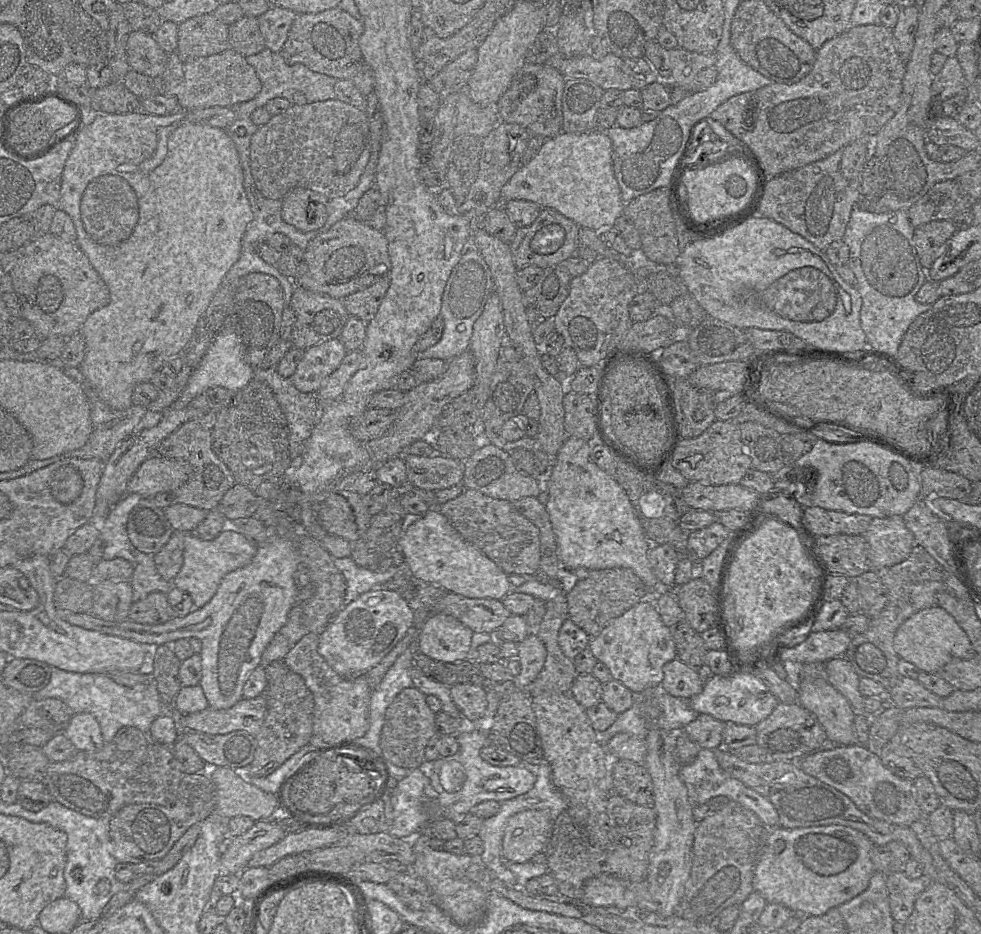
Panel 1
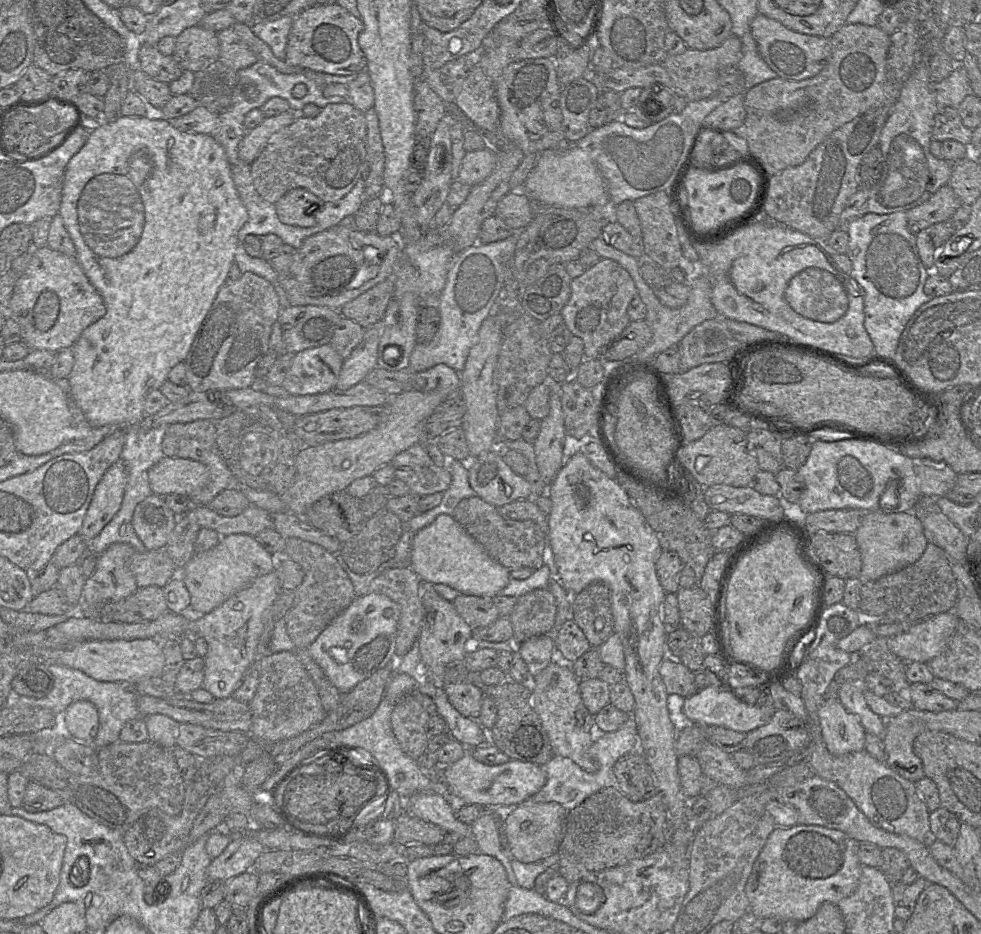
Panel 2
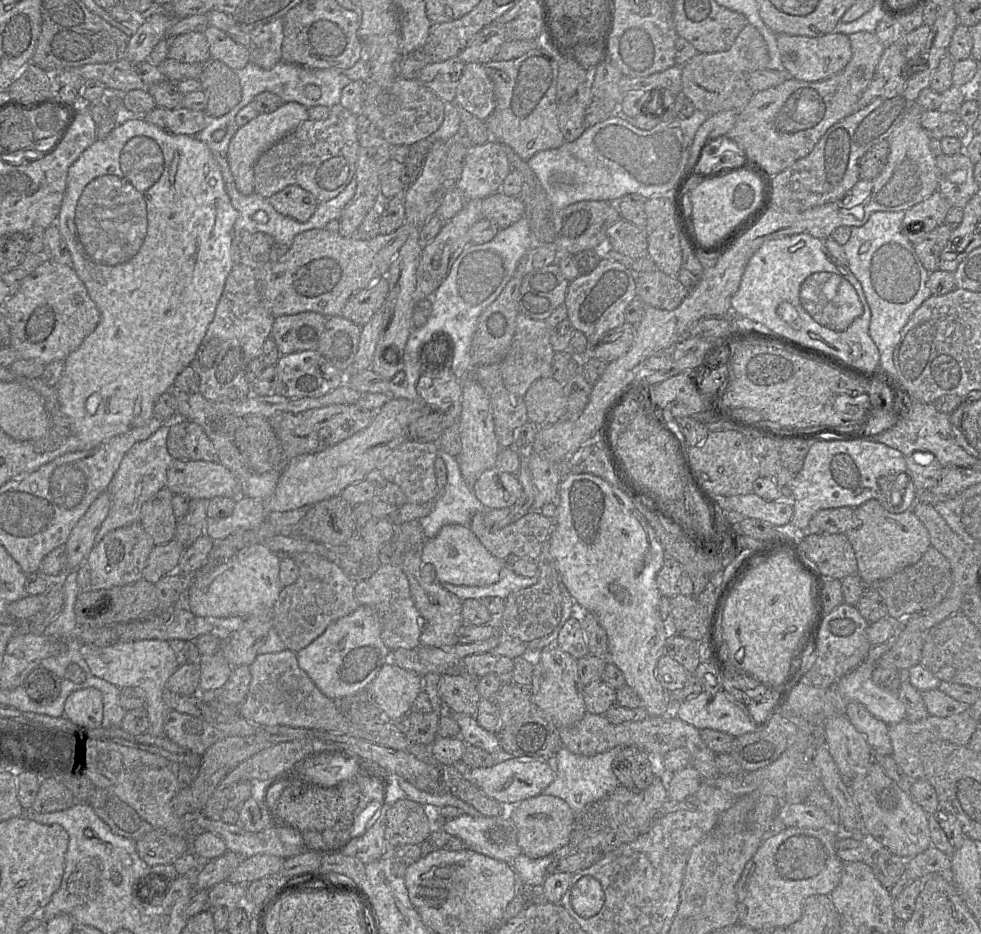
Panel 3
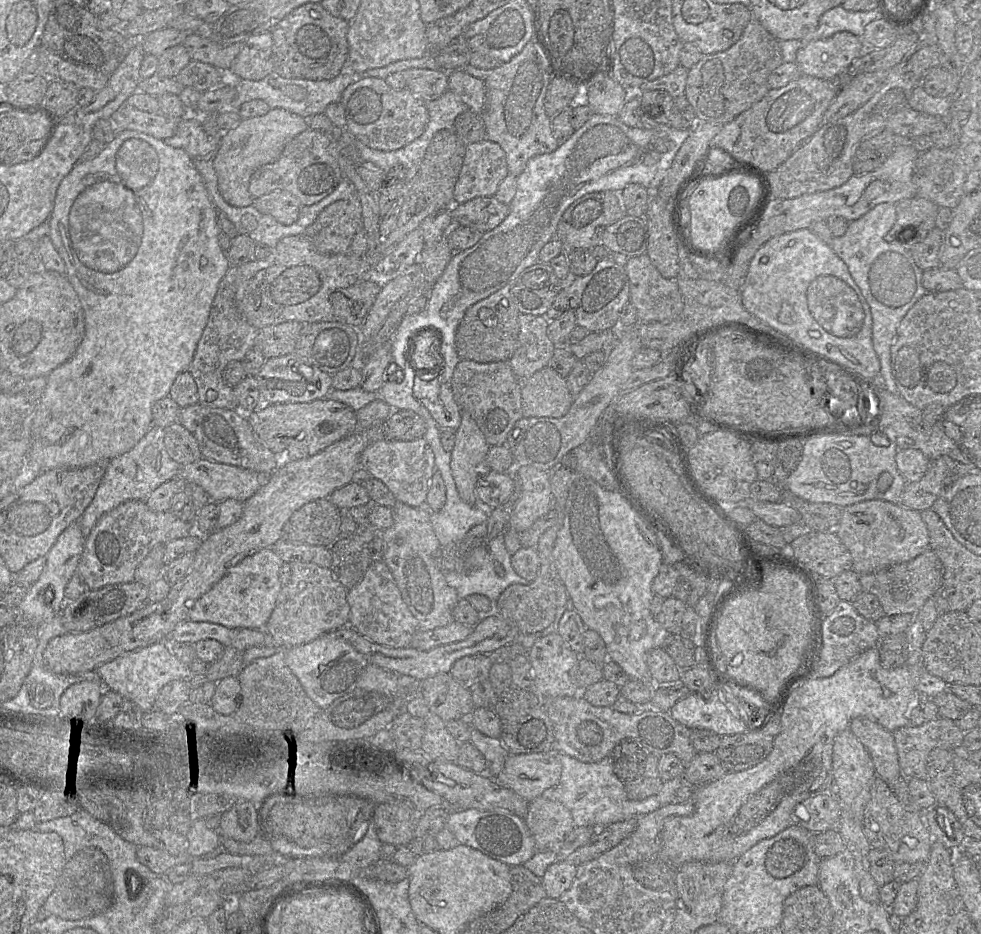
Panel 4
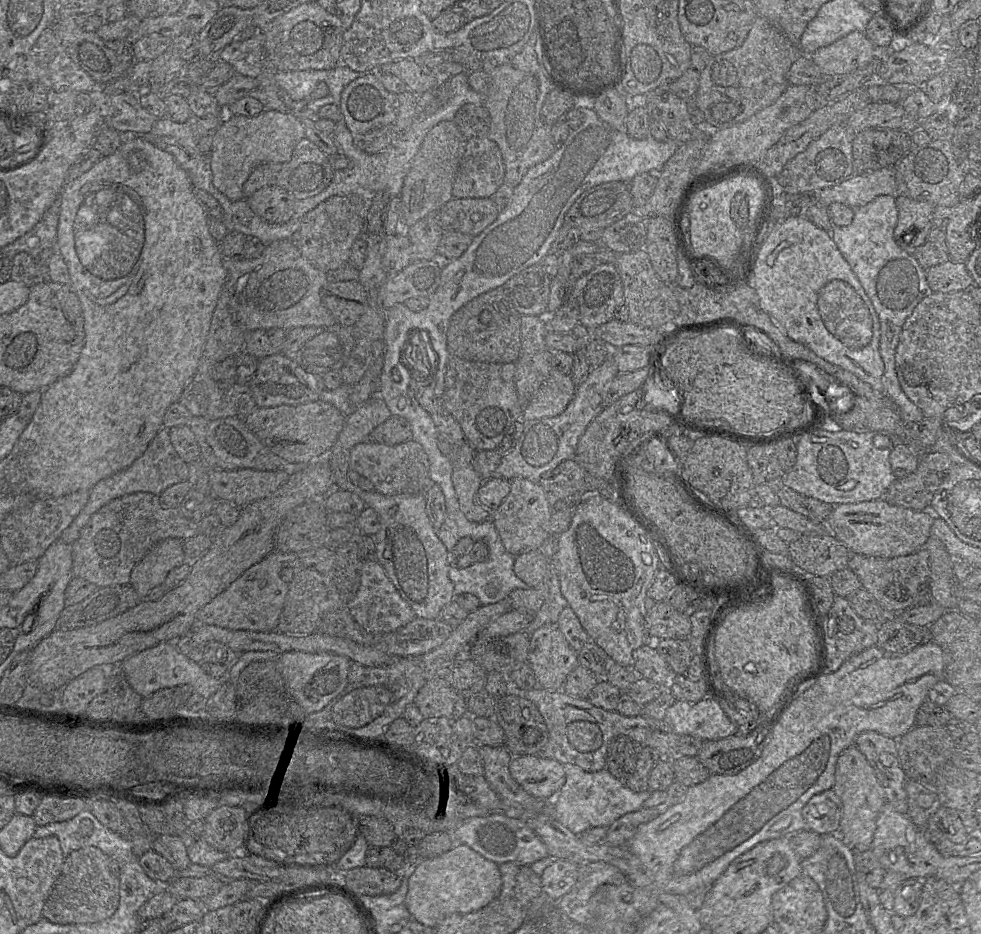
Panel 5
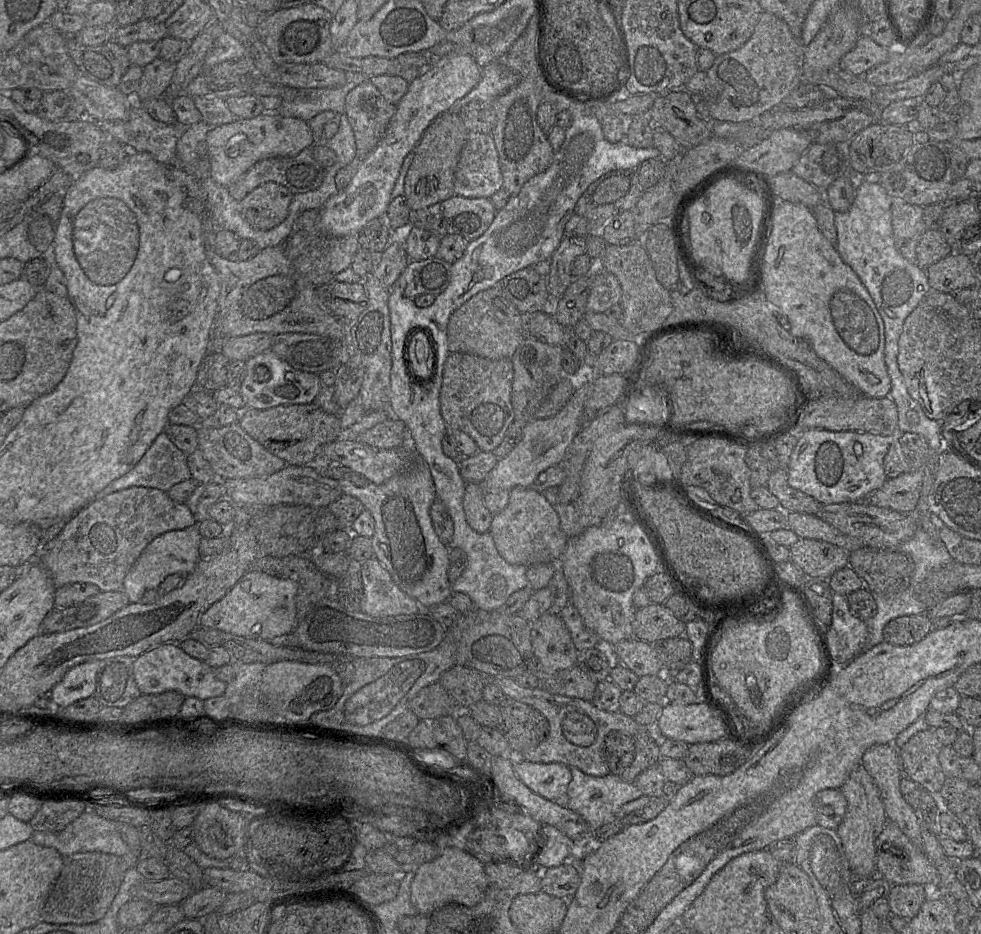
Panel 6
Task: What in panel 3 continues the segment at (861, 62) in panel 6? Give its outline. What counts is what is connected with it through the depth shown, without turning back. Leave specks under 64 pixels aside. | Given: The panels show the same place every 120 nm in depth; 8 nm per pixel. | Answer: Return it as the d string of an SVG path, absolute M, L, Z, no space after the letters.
M836 32L818 37L777 34L777 46L783 66L790 77L807 82L834 76L845 68L852 56L849 36Z

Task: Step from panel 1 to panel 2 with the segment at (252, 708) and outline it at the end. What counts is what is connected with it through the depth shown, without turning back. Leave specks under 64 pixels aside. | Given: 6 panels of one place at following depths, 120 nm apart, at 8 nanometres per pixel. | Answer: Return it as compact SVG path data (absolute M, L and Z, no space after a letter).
M177 694L170 698L158 698L149 695L138 695L137 707L142 716L151 714L167 715L180 723L200 725L205 728L221 730L225 732L242 732L250 735L251 711L248 703L240 702L232 696L228 698L214 699L211 703L200 703L189 696Z

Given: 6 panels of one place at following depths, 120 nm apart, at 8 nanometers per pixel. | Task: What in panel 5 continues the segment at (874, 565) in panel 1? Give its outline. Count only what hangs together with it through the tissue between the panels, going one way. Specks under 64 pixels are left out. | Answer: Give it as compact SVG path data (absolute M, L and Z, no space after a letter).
M884 499L833 505L827 530L846 545L851 553L879 558L907 556L925 547L931 535L934 514L891 505Z

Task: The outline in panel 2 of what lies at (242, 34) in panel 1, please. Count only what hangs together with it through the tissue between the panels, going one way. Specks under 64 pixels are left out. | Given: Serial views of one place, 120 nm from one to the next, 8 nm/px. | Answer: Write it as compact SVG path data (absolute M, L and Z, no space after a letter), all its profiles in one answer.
M231 27L217 32L217 37L220 45L219 60L229 68L239 71L258 61L257 56Z

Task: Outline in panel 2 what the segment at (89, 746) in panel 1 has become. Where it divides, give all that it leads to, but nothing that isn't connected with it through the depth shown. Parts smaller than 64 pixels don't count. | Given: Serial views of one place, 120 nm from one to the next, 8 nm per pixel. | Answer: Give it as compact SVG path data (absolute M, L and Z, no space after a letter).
M76 701L65 710L63 724L72 739L93 746L99 728L97 708L90 701Z

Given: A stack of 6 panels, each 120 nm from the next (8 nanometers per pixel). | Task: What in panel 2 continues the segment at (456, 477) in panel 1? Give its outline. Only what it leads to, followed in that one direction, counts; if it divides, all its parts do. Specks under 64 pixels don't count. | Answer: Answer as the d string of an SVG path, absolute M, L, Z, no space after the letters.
M422 443L400 452L390 464L396 478L408 485L411 494L419 497L443 493L452 481L448 468L435 465L428 455L426 445Z

